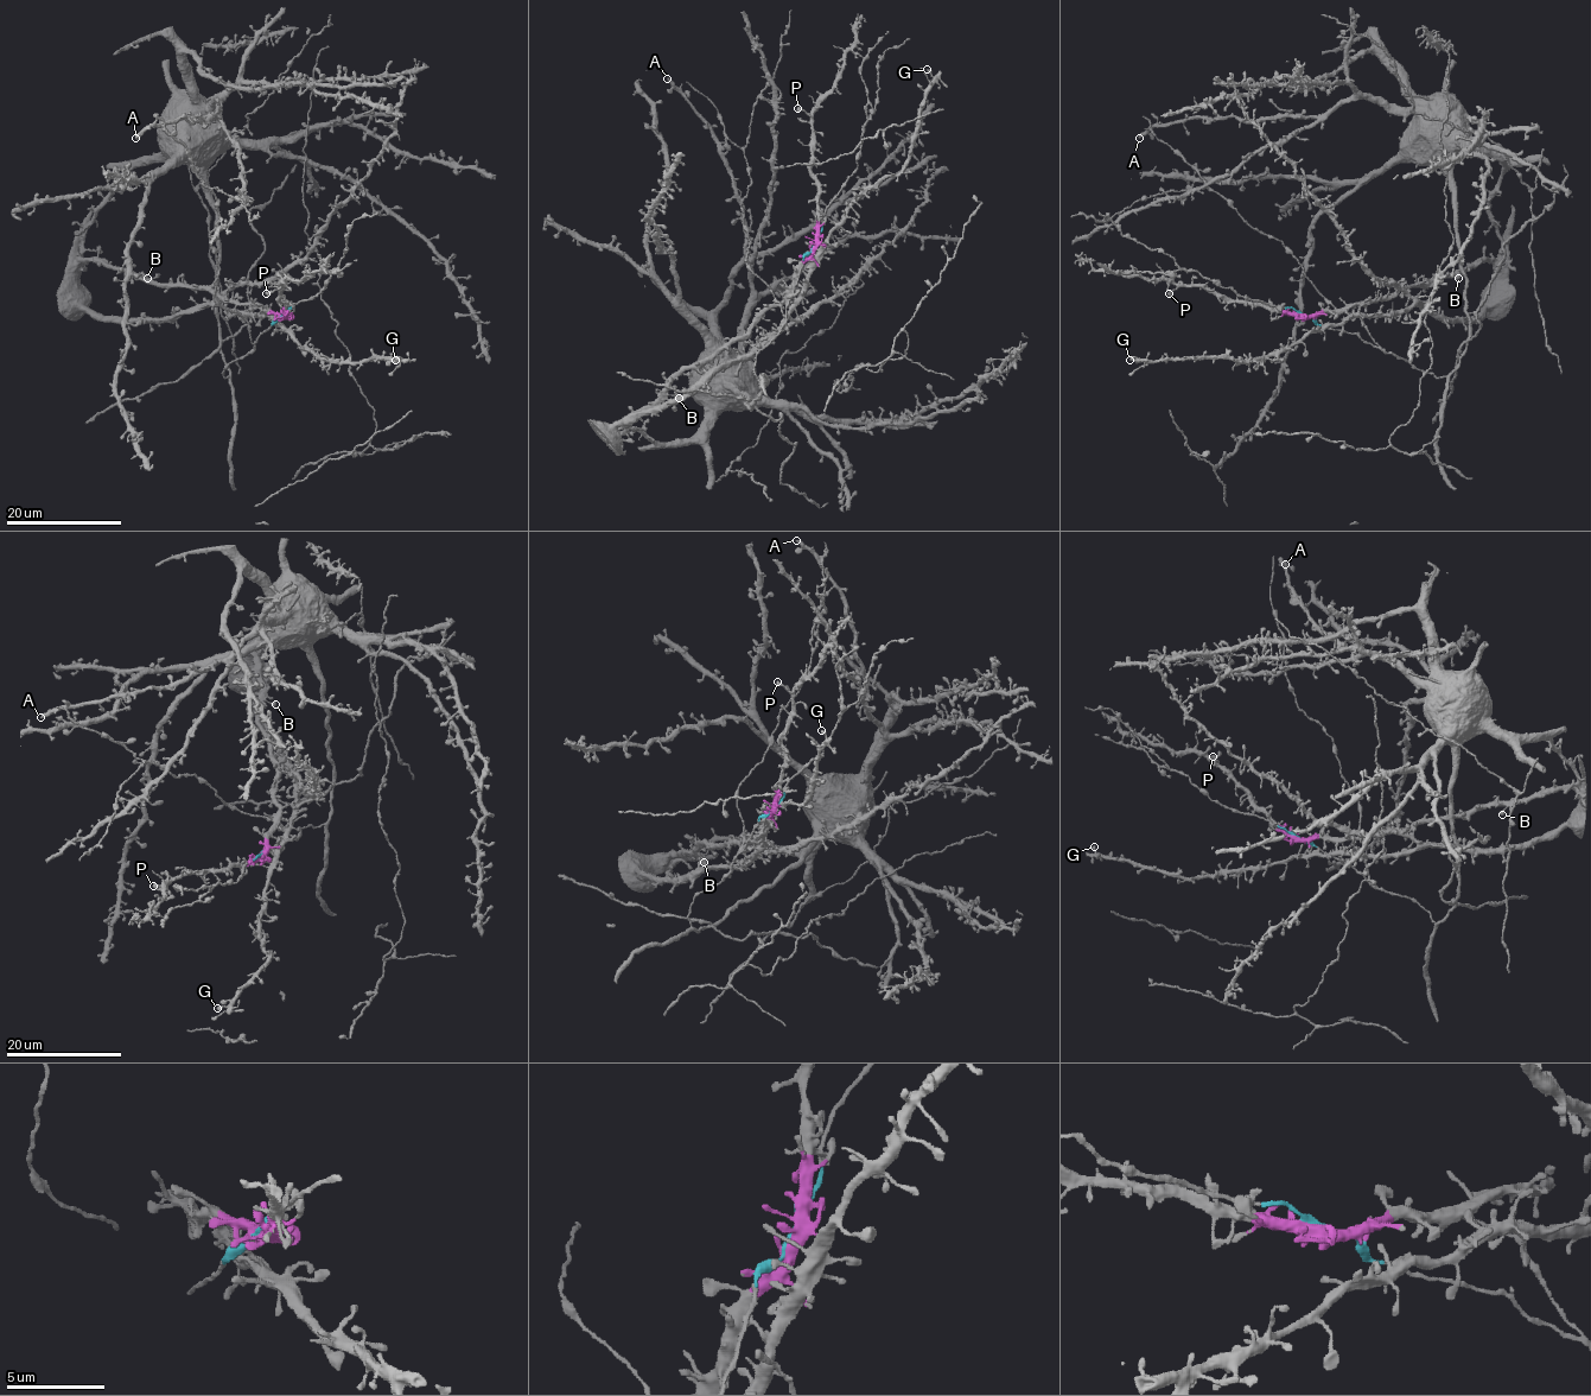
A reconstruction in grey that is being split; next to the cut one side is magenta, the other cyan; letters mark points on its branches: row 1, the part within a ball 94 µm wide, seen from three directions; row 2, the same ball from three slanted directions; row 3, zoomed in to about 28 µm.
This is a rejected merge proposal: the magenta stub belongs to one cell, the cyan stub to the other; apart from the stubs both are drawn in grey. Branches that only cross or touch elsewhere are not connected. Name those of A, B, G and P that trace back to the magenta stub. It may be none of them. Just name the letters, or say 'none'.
B, G, P

